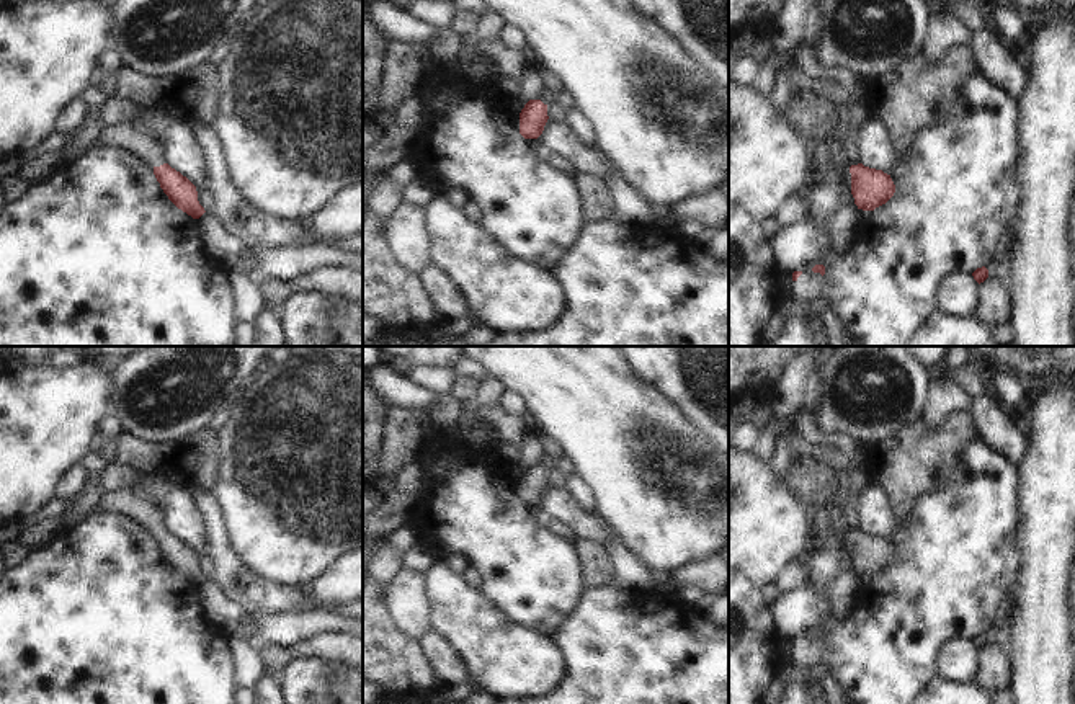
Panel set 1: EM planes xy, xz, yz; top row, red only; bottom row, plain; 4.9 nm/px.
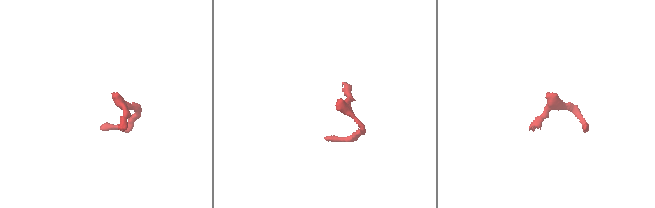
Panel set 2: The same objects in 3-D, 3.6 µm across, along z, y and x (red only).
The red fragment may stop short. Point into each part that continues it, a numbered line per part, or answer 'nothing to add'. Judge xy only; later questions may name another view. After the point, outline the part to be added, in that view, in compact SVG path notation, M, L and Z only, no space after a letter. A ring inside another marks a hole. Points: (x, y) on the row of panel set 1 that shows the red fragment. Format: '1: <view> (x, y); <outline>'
1: xy (131, 136); M139 123L96 124L96 136L95 144L132 150L149 167L160 167L167 163L154 132Z

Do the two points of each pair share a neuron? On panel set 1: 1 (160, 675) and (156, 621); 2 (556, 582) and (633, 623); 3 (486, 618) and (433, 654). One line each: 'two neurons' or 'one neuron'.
1: one neuron
2: two neurons
3: two neurons

